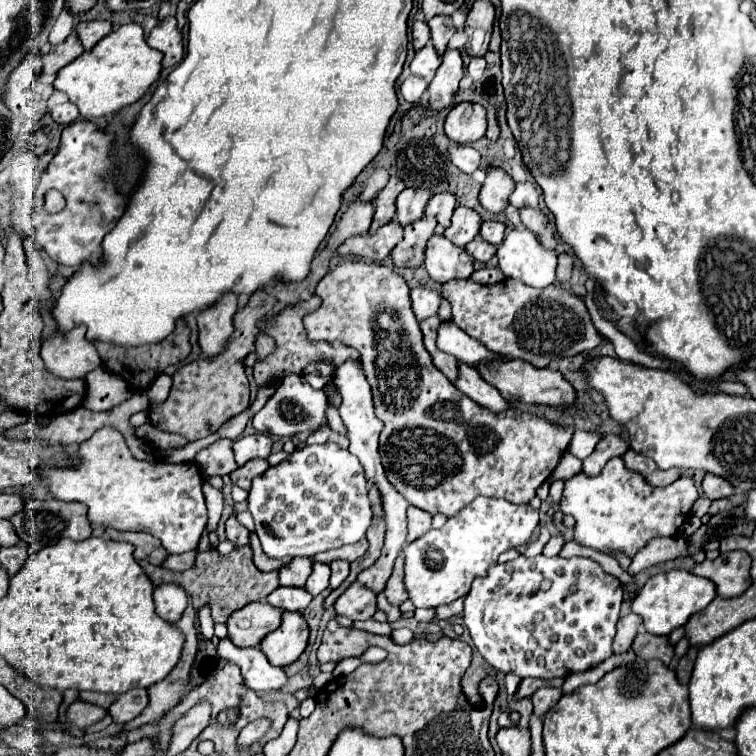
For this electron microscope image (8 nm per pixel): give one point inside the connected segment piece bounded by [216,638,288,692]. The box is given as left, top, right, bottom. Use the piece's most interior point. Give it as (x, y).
(260, 675)

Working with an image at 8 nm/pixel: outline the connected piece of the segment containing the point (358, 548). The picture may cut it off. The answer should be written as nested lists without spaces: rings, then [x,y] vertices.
[[[362,538],[362,540],[358,540],[358,544],[350,544],[346,548],[336,548],[336,550],[330,550],[330,552],[322,552],[322,554],[314,556],[312,560],[330,564],[332,560],[338,560],[340,558],[340,560],[352,562],[352,560],[358,560],[366,552],[366,548],[368,548],[368,542],[366,542],[366,538]]]

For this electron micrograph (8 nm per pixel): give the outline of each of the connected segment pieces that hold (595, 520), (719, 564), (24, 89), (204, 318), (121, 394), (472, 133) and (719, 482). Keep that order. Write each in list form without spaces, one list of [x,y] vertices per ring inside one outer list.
[[[612,458],[596,478],[580,472],[566,480],[560,510],[576,518],[574,542],[602,554],[624,554],[634,558],[652,538],[674,536],[690,516],[696,498],[698,492],[692,478],[682,476],[666,488],[654,488],[636,472],[626,470],[622,458]]]
[[[722,552],[716,560],[704,560],[692,572],[704,576],[716,584],[716,592],[722,598],[736,598],[752,584],[750,578],[752,558],[748,552]]]
[[[24,62],[18,70],[10,74],[10,80],[6,82],[4,90],[8,92],[8,96],[2,94],[4,104],[10,110],[24,110],[24,118],[32,116],[40,120],[48,112],[46,100],[52,94],[52,84],[38,82],[28,62]]]
[[[226,296],[214,308],[200,312],[198,318],[198,344],[200,358],[214,358],[226,350],[226,344],[234,332],[236,296]]]
[[[96,368],[86,376],[84,406],[90,410],[110,410],[128,400],[134,390],[106,368]]]
[[[456,104],[446,118],[446,136],[456,144],[472,144],[486,134],[486,110],[480,104]]]
[[[706,474],[704,482],[702,482],[702,490],[710,500],[716,498],[724,498],[724,496],[732,496],[734,494],[734,486],[730,482],[726,482],[724,478],[718,478],[714,474]]]

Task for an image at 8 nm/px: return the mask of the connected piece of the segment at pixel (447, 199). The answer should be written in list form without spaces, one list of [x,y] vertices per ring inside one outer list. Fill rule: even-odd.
[[[444,192],[444,194],[434,194],[434,196],[430,198],[424,214],[426,214],[426,216],[434,216],[440,226],[448,228],[454,208],[456,208],[454,196],[452,196],[450,192]]]

